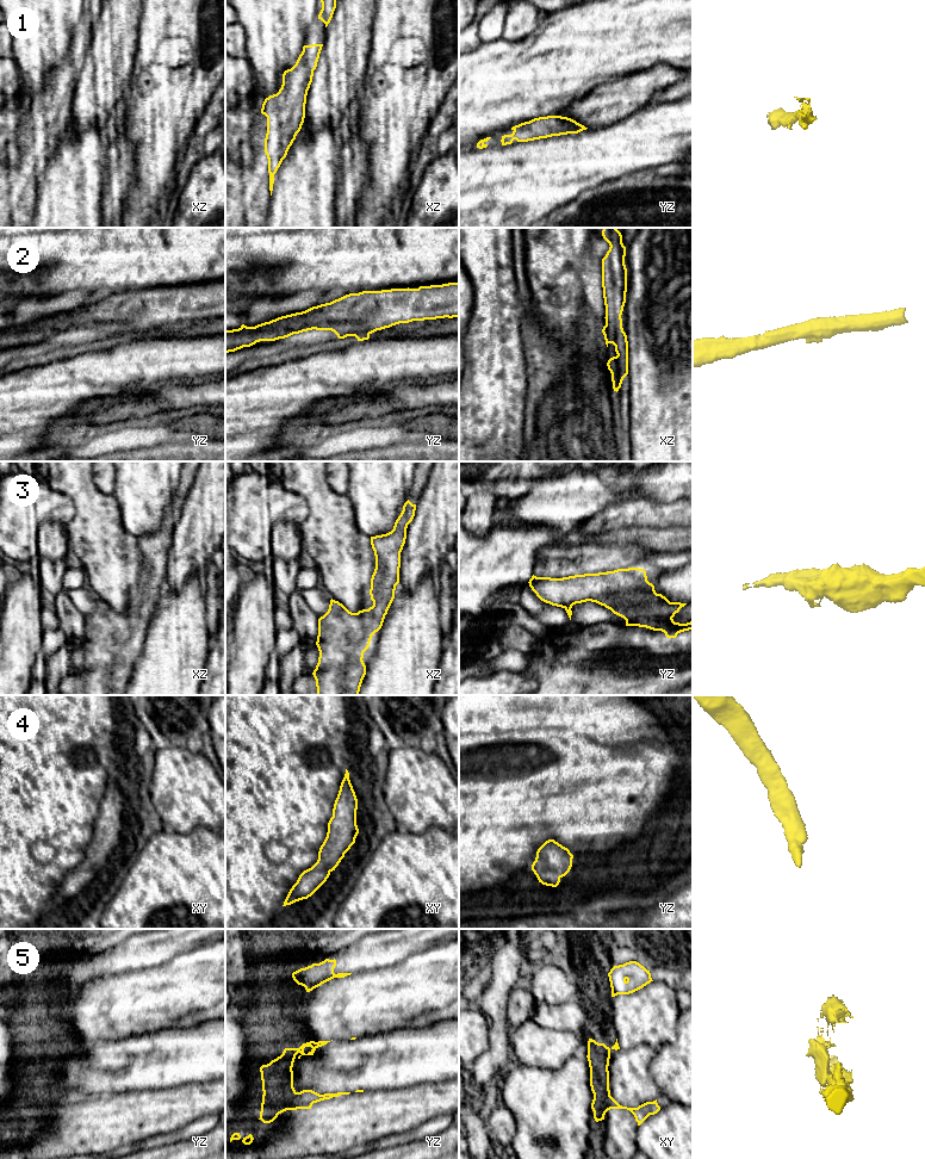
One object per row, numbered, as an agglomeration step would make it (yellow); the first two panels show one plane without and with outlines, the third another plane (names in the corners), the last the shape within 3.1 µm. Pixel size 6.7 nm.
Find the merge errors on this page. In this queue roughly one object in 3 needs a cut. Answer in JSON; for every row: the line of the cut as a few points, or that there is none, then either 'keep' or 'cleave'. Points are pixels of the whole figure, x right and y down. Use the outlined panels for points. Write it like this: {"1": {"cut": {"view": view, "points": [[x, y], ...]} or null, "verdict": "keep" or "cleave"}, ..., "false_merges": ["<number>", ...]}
{"1": {"cut": null, "verdict": "keep"}, "2": {"cut": null, "verdict": "keep"}, "3": {"cut": null, "verdict": "keep"}, "4": {"cut": null, "verdict": "keep"}, "5": {"cut": {"view": "xy", "points": [[609, 1095], [606, 1109], [598, 1120]]}, "verdict": "cleave"}, "false_merges": ["5"]}

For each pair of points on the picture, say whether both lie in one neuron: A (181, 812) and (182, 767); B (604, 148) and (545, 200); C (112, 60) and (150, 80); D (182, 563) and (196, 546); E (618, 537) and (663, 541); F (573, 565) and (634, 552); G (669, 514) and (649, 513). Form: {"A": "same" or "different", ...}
{"A": "same", "B": "same", "C": "different", "D": "same", "E": "same", "F": "same", "G": "same"}

